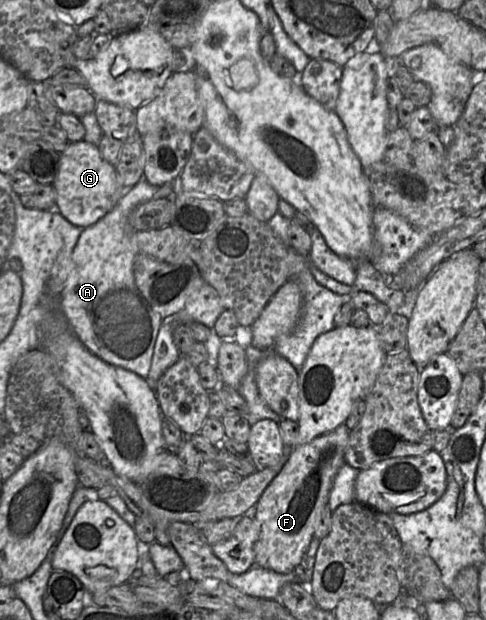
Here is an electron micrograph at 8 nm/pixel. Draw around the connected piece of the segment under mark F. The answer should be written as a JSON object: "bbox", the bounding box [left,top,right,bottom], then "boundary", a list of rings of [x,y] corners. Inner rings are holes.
{"bbox":[252,425,350,574],"boundary":[[[341,425],[333,431],[293,449],[281,471],[264,490],[252,510],[252,516],[260,524],[260,535],[255,545],[255,566],[287,574],[293,572],[306,555],[309,545],[315,537],[317,521],[324,508],[328,506],[334,478],[340,468],[346,464],[345,449],[349,435],[350,429],[346,425]]]}

